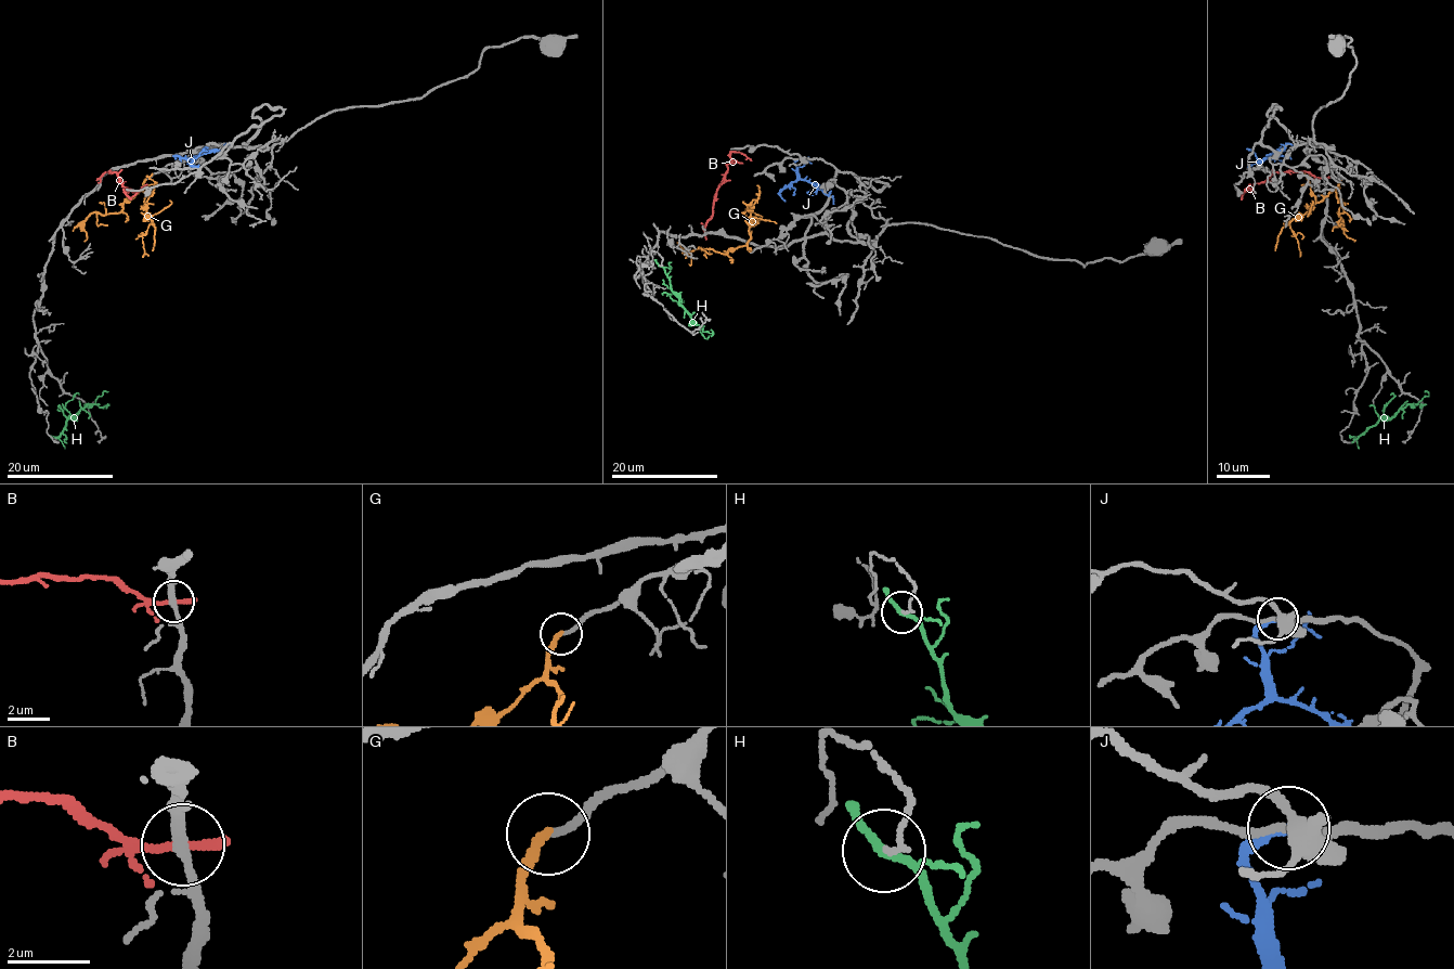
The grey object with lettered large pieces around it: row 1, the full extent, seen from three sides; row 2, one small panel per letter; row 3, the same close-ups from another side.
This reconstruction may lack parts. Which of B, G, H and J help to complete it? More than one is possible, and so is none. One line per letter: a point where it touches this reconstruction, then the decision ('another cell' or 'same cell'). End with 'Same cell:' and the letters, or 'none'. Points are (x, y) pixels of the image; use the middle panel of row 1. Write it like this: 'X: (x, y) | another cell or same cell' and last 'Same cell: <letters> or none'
B: (704, 233) | another cell
G: (751, 252) | another cell
H: (659, 266) | another cell
J: (800, 158) | another cell
Same cell: none

